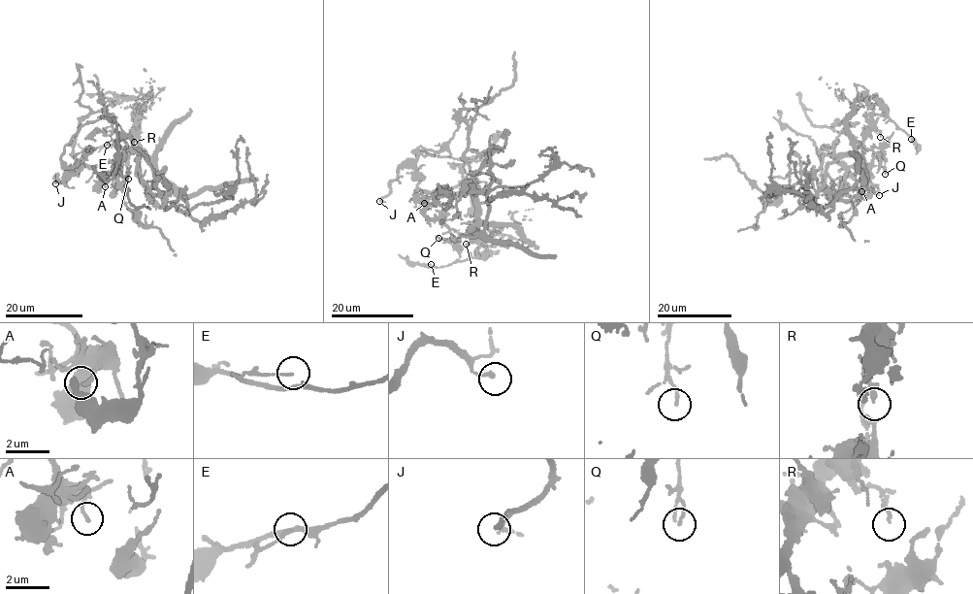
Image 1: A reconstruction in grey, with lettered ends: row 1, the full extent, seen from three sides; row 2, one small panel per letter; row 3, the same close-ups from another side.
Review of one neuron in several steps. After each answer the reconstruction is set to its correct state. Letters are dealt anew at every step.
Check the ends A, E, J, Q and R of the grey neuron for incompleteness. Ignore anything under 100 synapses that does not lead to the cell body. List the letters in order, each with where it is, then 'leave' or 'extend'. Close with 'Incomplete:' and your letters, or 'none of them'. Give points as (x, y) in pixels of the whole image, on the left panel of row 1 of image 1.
A: at (105, 186); leave
E: at (107, 145); leave
J: at (55, 183); leave
Q: at (128, 179); leave
R: at (134, 142); leave
Incomplete: none of them

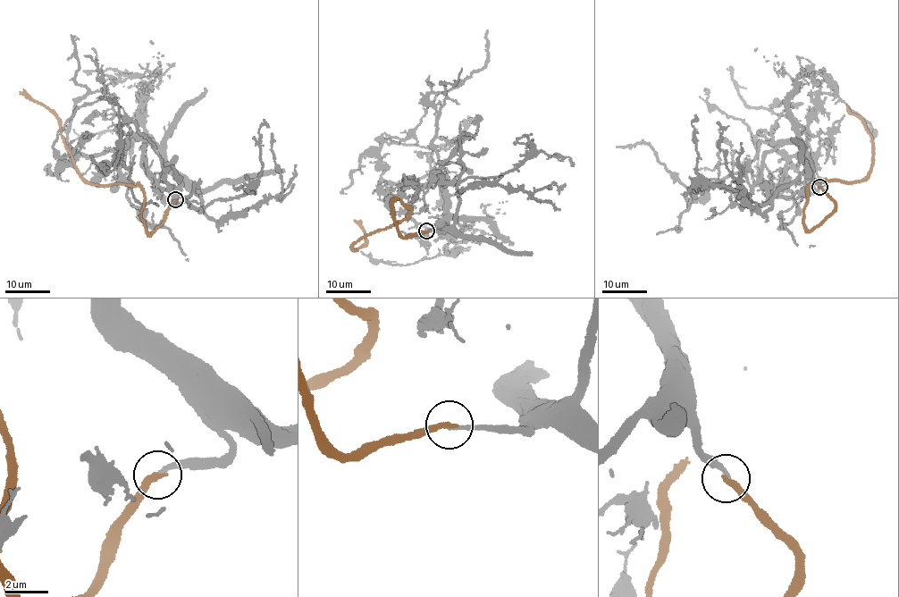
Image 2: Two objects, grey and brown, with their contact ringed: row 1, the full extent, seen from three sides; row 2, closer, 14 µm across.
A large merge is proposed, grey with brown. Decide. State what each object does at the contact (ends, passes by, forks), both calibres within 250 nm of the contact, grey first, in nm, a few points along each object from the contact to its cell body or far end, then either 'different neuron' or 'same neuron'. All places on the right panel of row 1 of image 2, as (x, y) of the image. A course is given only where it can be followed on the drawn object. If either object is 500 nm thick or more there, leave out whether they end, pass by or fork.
grey ends there; brown ends there; 180 nm thick on the grey side, 320 nm on the other; grey runs (820, 186), (795, 143), (775, 143), (798, 169), (762, 184), (748, 126), (709, 105), (705, 89); brown runs (819, 187), (835, 206), (810, 231), (803, 216), (809, 187), (861, 181), (872, 162), (871, 137), (849, 107); same neuron

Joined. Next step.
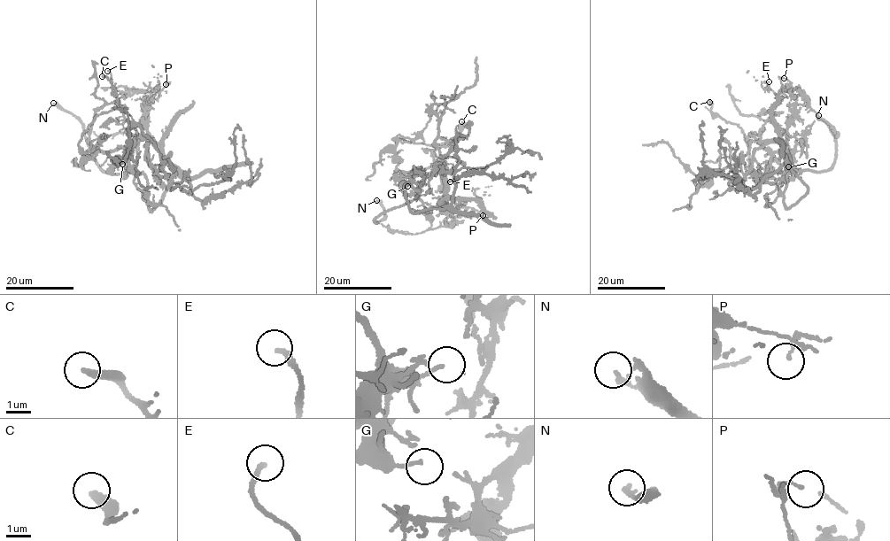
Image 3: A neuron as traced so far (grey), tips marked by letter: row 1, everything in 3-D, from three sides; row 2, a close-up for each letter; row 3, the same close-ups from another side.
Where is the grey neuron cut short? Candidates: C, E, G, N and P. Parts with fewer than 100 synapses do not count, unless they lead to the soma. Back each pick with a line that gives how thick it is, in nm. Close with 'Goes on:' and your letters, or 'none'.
N: Thickness 160 nm
Goes on: N

